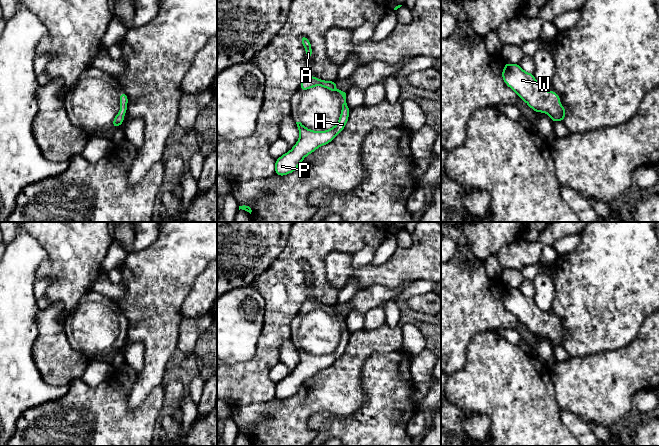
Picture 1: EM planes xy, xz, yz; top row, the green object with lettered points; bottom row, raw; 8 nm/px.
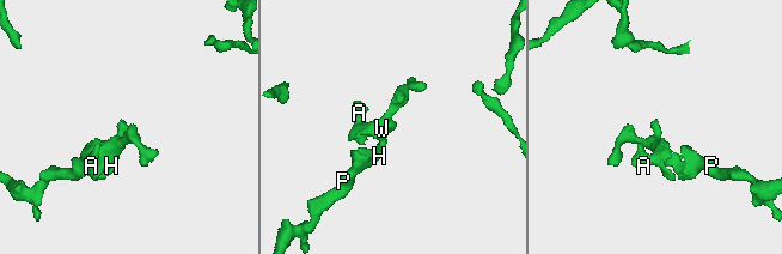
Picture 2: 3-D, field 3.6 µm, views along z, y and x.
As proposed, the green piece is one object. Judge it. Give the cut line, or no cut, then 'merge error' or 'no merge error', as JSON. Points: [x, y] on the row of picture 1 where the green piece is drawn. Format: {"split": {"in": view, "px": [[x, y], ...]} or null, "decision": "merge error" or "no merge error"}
{"split": null, "decision": "no merge error"}

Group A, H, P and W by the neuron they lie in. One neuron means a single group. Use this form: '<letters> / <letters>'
A H P W

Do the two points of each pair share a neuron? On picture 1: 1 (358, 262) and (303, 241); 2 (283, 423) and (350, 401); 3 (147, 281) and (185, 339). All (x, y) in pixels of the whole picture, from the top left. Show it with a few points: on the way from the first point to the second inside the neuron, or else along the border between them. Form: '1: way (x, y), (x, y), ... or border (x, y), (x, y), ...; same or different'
1: border (375, 247), (365, 245), (352, 254); different
2: way (300, 408), (308, 401), (333, 401); same
3: border (182, 318), (179, 324), (179, 337), (176, 347); different

